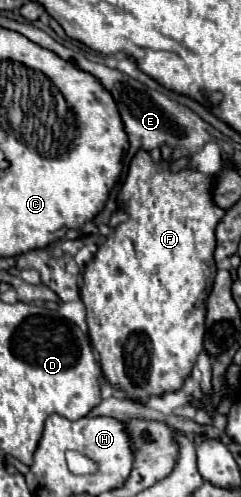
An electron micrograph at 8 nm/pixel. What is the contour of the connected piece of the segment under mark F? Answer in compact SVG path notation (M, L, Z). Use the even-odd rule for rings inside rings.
M138 152L134 156L134 160L130 162L130 168L128 168L128 178L122 186L122 192L120 192L120 204L126 208L128 212L128 220L124 224L120 224L116 228L116 232L112 236L108 236L108 240L104 242L104 246L98 248L94 260L84 268L84 286L80 290L80 298L86 306L86 322L88 322L88 334L90 334L90 340L92 340L92 346L94 350L98 352L100 356L100 364L102 364L102 376L114 386L114 388L120 388L128 394L130 400L134 402L144 402L146 398L150 396L162 396L166 392L176 392L182 388L184 380L190 376L192 372L192 366L202 350L202 340L204 340L204 316L206 316L206 298L208 298L208 292L212 290L212 284L214 284L214 278L216 278L216 264L214 264L214 246L216 246L216 236L214 236L214 230L216 230L216 224L220 222L220 218L224 216L224 210L220 210L214 202L212 202L212 176L206 176L206 174L200 174L198 170L194 168L186 168L178 174L172 174L170 172L170 162L160 162L156 164L152 160L152 156L148 152Z

